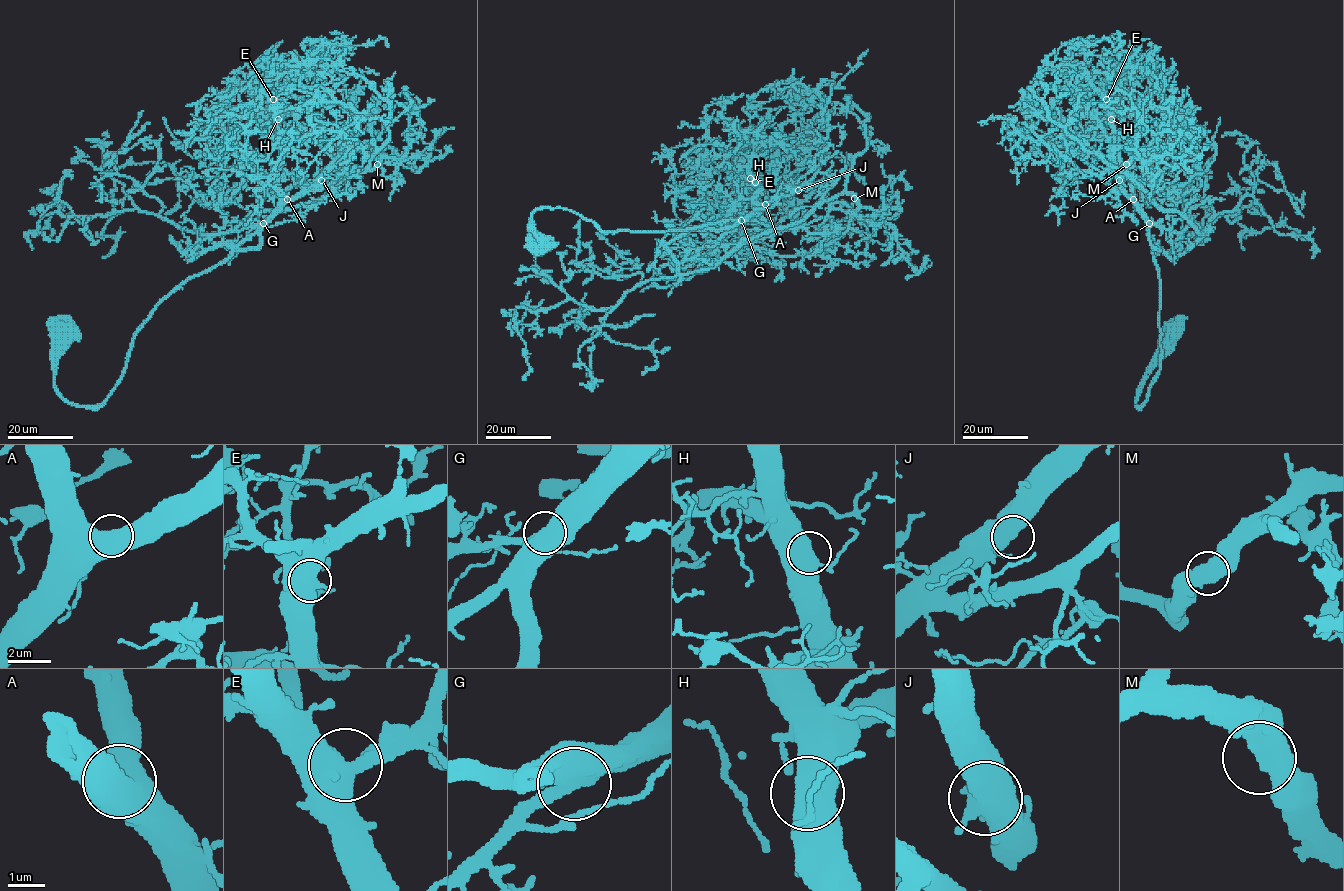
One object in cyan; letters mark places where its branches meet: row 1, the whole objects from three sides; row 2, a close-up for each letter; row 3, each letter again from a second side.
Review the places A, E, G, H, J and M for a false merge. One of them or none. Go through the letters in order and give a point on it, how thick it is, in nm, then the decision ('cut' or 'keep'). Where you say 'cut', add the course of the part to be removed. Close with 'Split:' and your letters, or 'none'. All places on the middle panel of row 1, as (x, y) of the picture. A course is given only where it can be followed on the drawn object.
A: (765, 204) | 600 nm | keep
E: (750, 178) | 550 nm | keep
G: (741, 220) | 650 nm | keep
H: (755, 182) | 550 nm | keep
J: (798, 190) | 550 nm | keep
M: (854, 198) | 600 nm | keep
Split: none

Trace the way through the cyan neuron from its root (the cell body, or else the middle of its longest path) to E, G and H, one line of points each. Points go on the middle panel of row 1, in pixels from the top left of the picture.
E: (535, 245), (531, 215), (539, 208), (573, 211), (603, 233), (743, 220), (756, 208), (750, 178)
G: (535, 245), (539, 238), (531, 215), (539, 208), (573, 211), (603, 233), (685, 230), (740, 221)
H: (535, 245), (531, 215), (539, 208), (573, 211), (603, 233), (685, 230), (744, 219), (756, 208), (755, 182)

